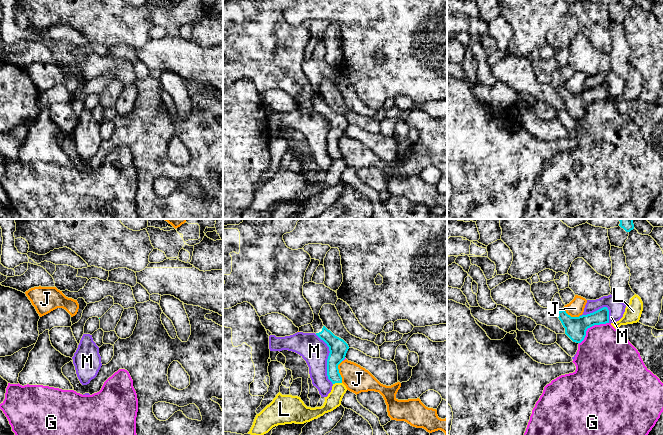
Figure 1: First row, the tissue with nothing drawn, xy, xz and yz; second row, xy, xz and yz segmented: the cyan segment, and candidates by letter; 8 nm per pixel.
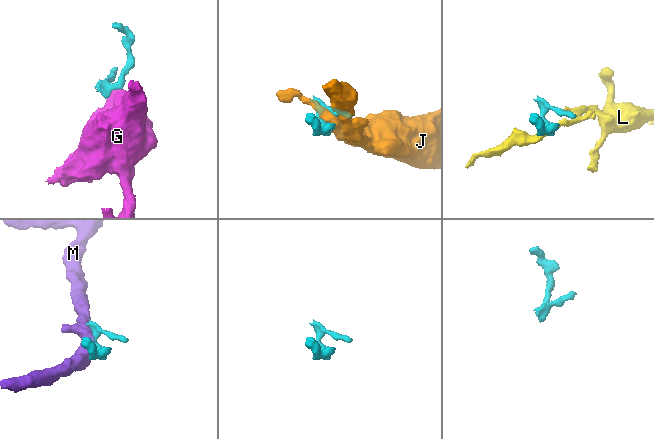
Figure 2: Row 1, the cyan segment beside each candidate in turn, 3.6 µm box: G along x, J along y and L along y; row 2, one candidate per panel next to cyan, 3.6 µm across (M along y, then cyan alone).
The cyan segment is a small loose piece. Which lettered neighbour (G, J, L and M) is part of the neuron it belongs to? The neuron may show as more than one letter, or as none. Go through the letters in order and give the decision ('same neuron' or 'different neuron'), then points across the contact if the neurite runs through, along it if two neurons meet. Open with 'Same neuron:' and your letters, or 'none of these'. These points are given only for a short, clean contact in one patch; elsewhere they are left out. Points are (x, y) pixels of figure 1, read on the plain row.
Same neuron: none of these
G: different neuron; border yz (608, 98), (590, 102), (586, 107), (585, 113), (579, 119)
J: different neuron
L: different neuron; border xz (341, 158), (333, 160)
M: different neuron

